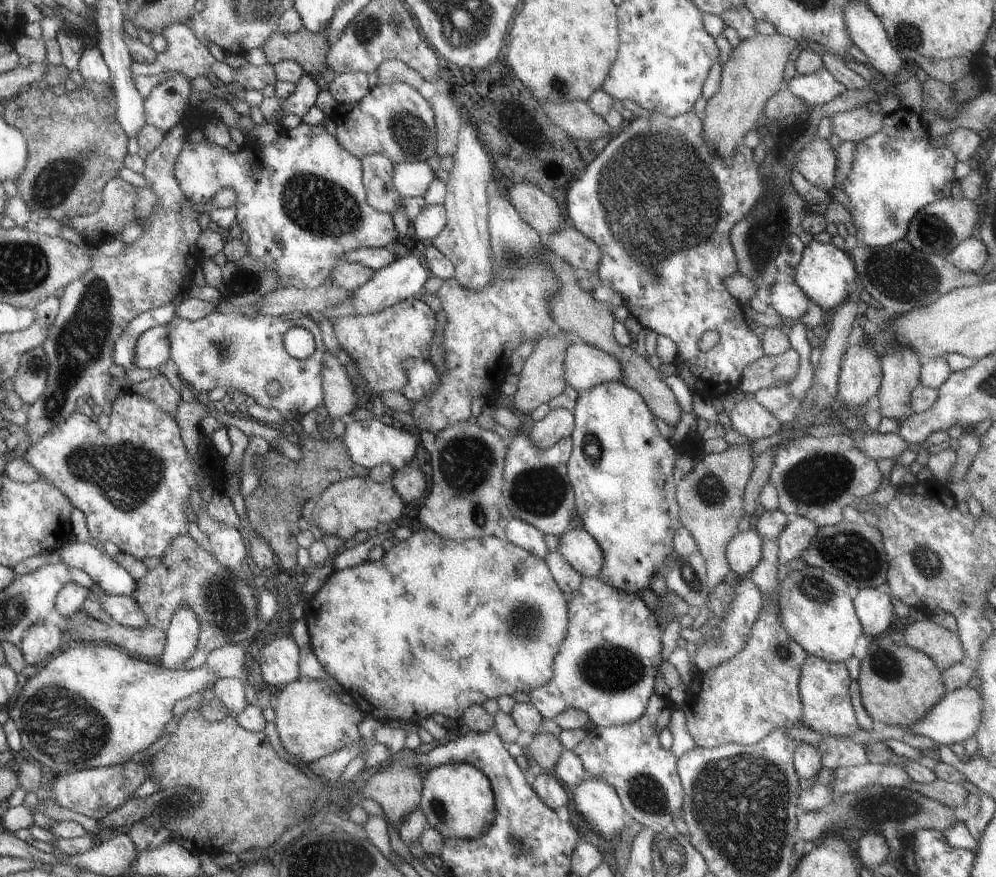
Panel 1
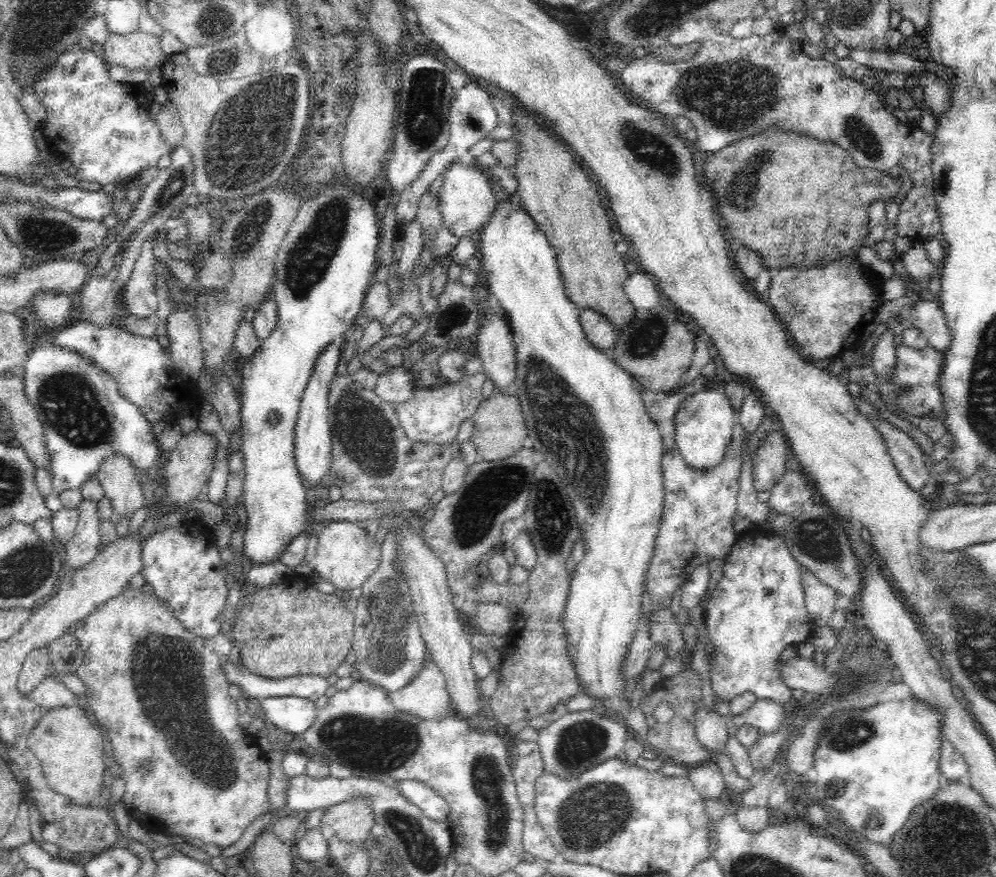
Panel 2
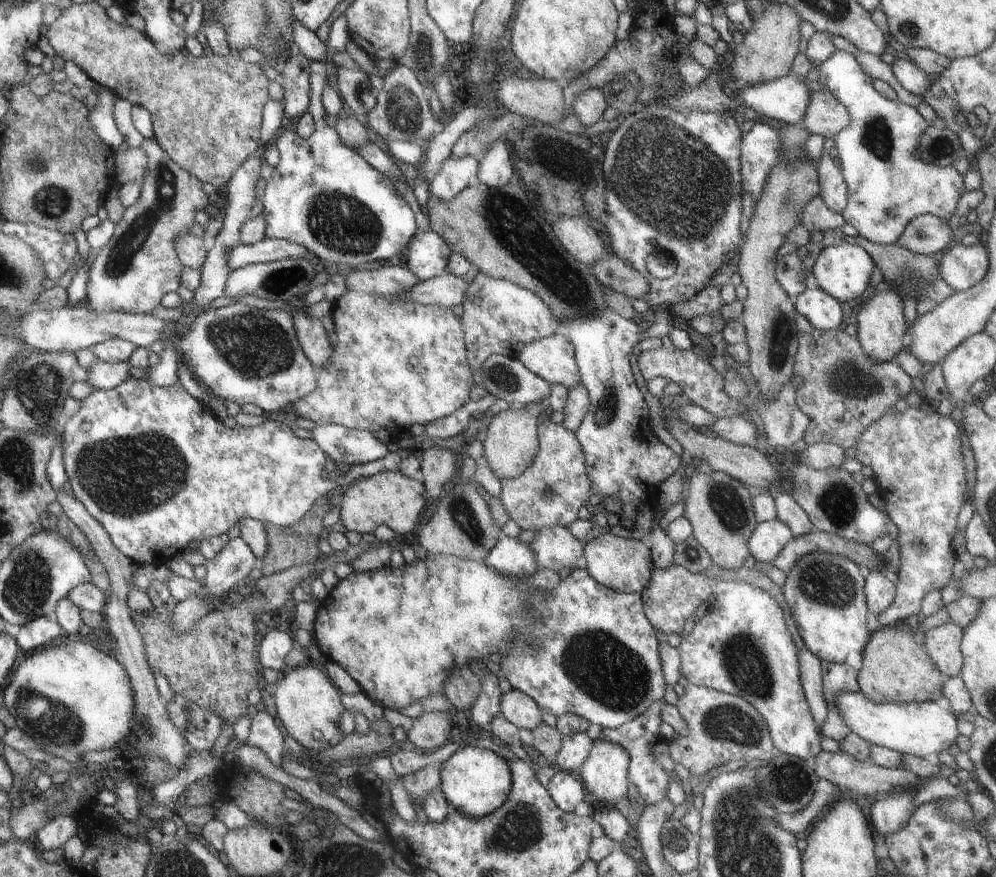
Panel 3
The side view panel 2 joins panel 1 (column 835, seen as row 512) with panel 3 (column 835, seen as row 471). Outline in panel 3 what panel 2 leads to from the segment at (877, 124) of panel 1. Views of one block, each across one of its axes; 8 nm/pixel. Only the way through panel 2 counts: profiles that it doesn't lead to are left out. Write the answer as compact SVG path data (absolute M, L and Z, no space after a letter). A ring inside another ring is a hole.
M811 92L807 112L801 118L801 128L807 130L811 136L823 136L831 138L839 134L849 124L847 110L841 102L837 102L827 92Z

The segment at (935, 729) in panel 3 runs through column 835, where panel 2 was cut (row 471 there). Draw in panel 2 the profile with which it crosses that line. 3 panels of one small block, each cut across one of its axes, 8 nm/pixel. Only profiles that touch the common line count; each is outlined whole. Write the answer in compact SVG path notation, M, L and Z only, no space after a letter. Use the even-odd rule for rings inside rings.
M700 388L696 394L686 398L676 412L676 448L680 450L686 464L696 472L716 470L726 458L726 452L732 446L732 434L736 426L736 414L728 396L720 396L714 390Z

